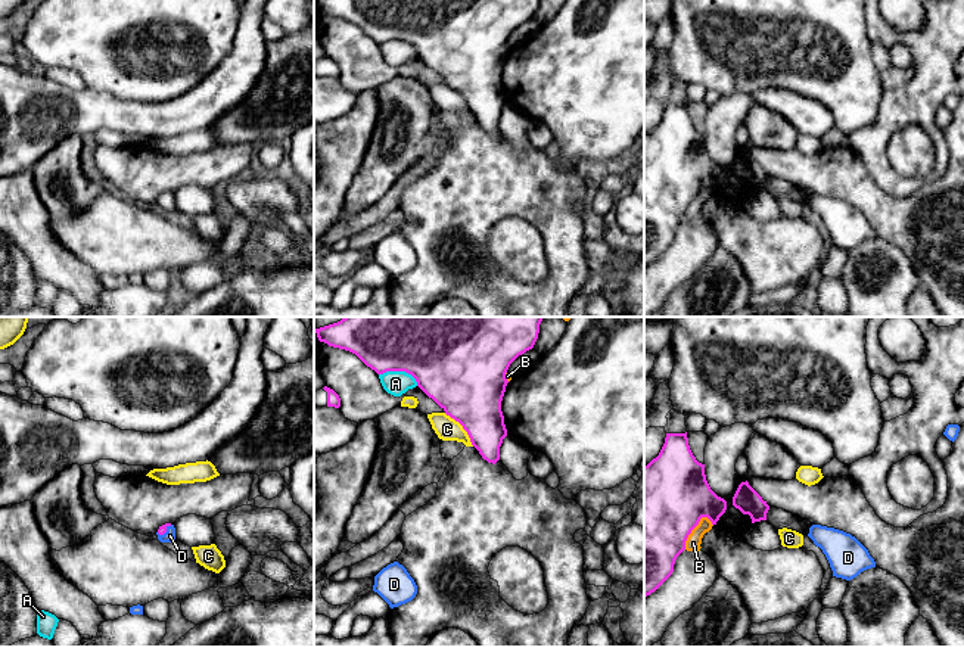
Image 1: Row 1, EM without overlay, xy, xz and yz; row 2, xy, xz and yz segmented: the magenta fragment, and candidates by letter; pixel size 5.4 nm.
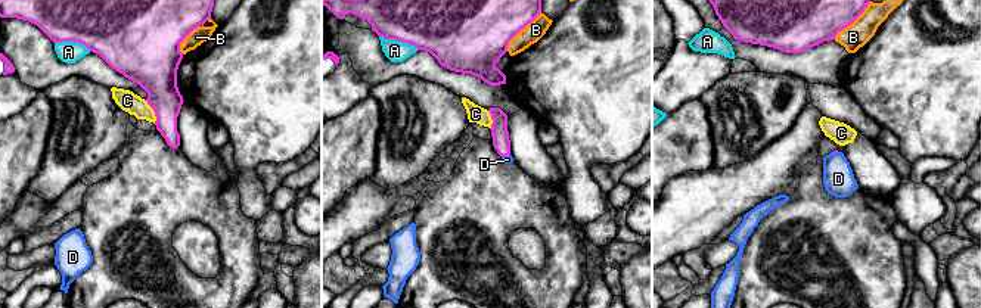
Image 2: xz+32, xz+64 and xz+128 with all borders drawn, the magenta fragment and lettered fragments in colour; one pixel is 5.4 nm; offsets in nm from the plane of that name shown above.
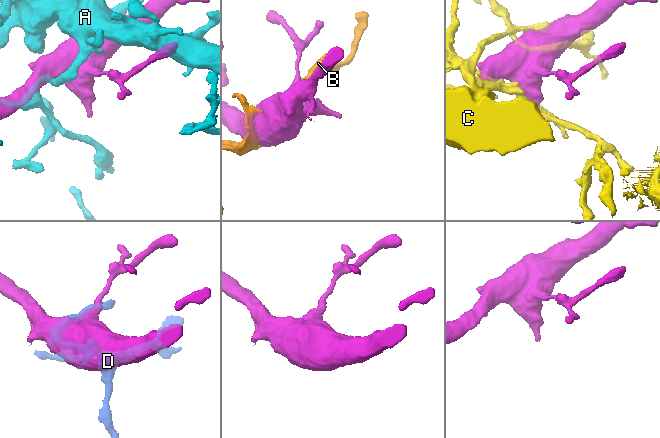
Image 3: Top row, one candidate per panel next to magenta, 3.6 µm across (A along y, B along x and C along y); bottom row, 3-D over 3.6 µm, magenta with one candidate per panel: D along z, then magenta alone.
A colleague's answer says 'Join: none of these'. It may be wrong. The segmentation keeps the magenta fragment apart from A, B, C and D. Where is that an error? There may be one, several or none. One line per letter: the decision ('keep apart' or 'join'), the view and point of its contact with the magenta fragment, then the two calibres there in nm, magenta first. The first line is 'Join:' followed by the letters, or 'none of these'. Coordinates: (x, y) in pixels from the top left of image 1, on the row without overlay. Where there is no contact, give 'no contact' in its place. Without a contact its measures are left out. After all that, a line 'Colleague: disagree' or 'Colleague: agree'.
Join: D
A: keep apart; contact xz (400, 40); calibres 360 and 130 nm
B: keep apart; contact yz (692, 199); calibres 500 and 80 nm
C: keep apart; contact xz (463, 98); calibres 400 and 130 nm
D: join; contact xy (164, 202); calibres 50 and 60 nm
Colleague: disagree

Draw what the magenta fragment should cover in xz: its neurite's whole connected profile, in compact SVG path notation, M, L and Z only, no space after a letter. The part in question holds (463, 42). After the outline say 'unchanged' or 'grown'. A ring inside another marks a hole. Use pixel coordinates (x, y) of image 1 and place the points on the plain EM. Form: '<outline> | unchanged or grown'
M315 0L320 12L355 24L377 44L405 41L467 102L483 130L495 134L507 106L501 71L510 34L532 19L539 0Z | unchanged

